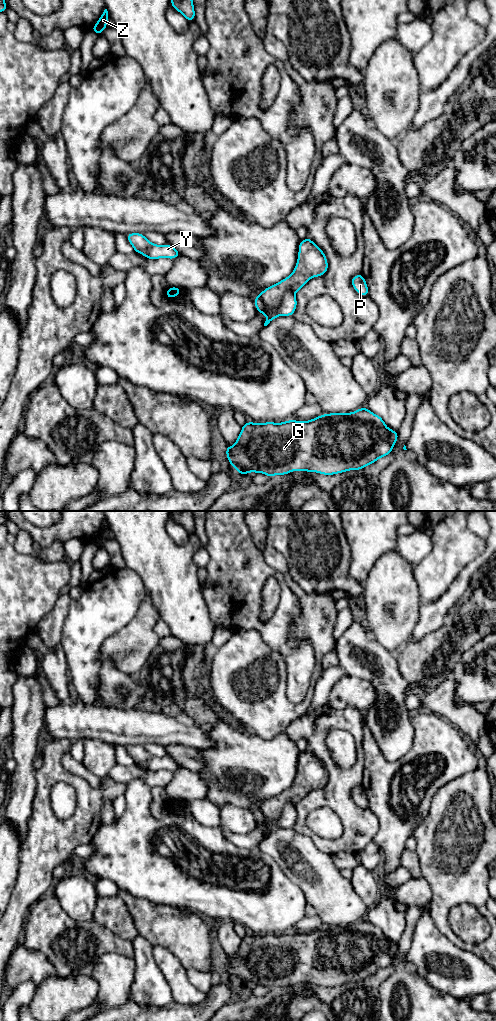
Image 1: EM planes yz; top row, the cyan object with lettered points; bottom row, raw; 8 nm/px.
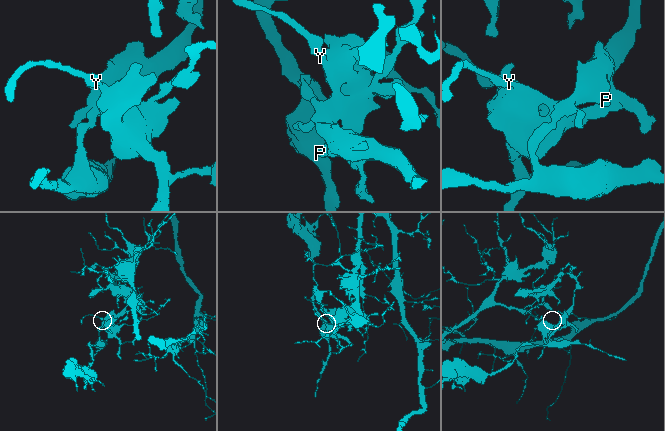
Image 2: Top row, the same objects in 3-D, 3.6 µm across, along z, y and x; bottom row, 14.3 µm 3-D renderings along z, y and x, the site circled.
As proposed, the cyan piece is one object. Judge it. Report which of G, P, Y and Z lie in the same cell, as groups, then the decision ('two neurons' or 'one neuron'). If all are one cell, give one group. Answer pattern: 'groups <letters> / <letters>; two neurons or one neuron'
groups G Z / P Y; two neurons

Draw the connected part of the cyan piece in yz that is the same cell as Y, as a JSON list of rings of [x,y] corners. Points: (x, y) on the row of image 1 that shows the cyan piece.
[[[129,233],[126,235],[126,238],[134,248],[134,252],[144,255],[147,259],[170,258],[174,260],[181,255],[181,253],[170,244],[156,245],[148,241],[144,234],[141,233]]]

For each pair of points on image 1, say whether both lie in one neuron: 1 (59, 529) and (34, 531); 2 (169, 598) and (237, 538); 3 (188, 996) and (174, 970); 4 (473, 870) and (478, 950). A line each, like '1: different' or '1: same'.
1: same
2: different
3: same
4: same

